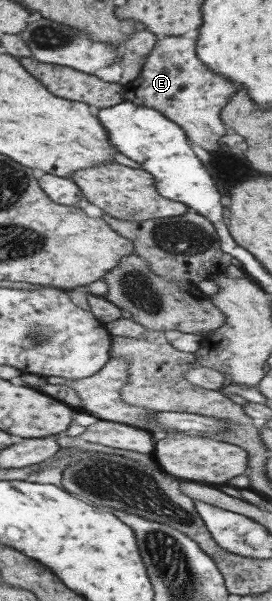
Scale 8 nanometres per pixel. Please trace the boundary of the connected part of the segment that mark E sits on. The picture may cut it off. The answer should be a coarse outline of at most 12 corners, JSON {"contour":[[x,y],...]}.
{"contour":[[194,39],[158,40],[125,99],[218,151],[236,87]]}

